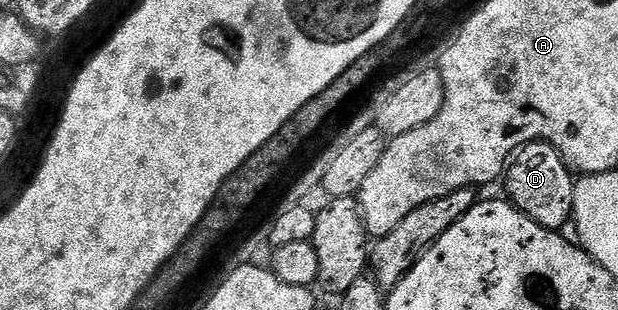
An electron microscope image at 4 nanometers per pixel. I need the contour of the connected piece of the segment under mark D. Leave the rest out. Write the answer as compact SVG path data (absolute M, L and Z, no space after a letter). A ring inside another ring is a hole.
M530 142L513 155L504 174L505 197L513 202L536 224L549 230L561 231L562 225L571 221L574 213L575 175L551 142Z

